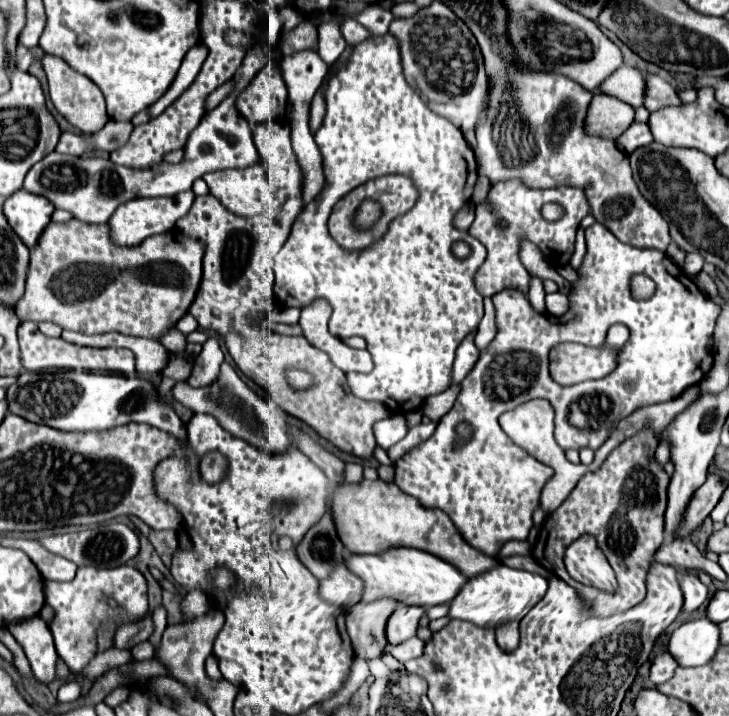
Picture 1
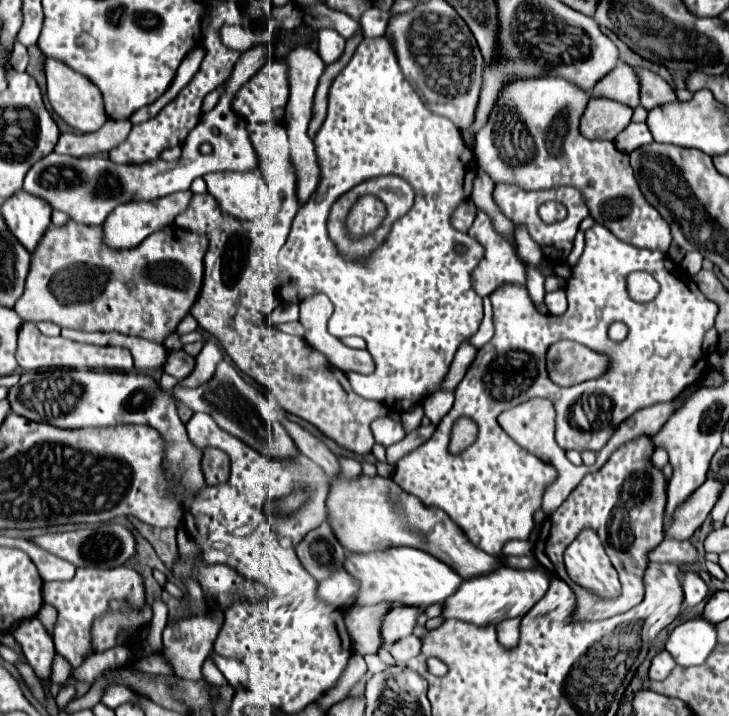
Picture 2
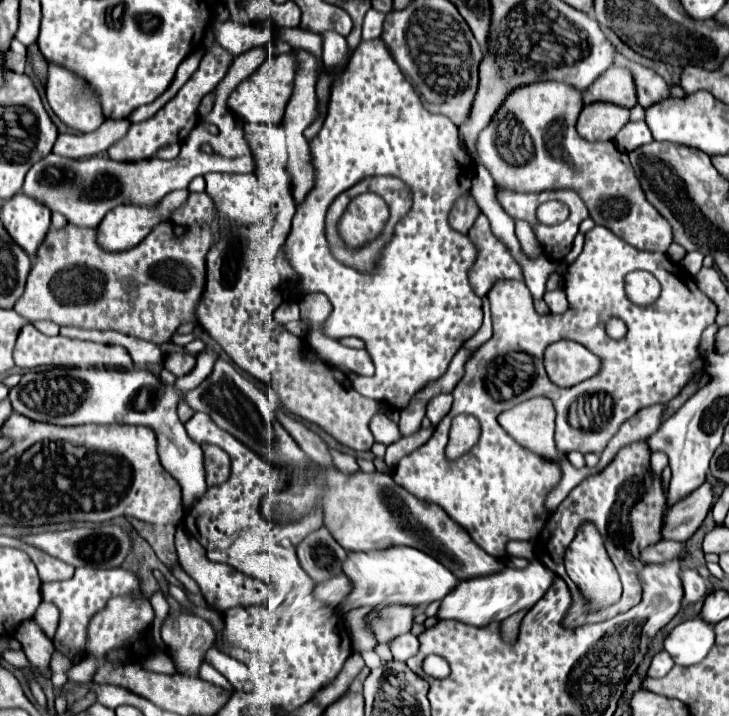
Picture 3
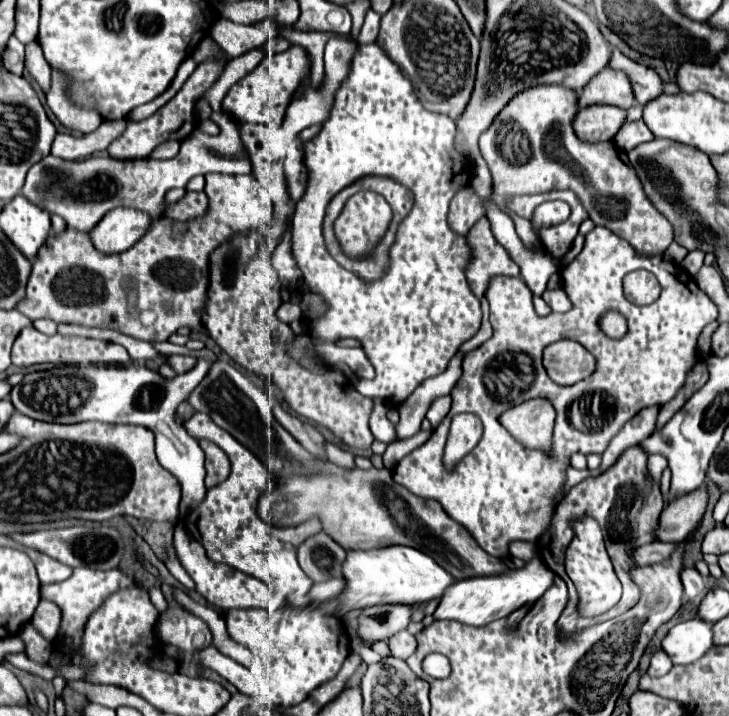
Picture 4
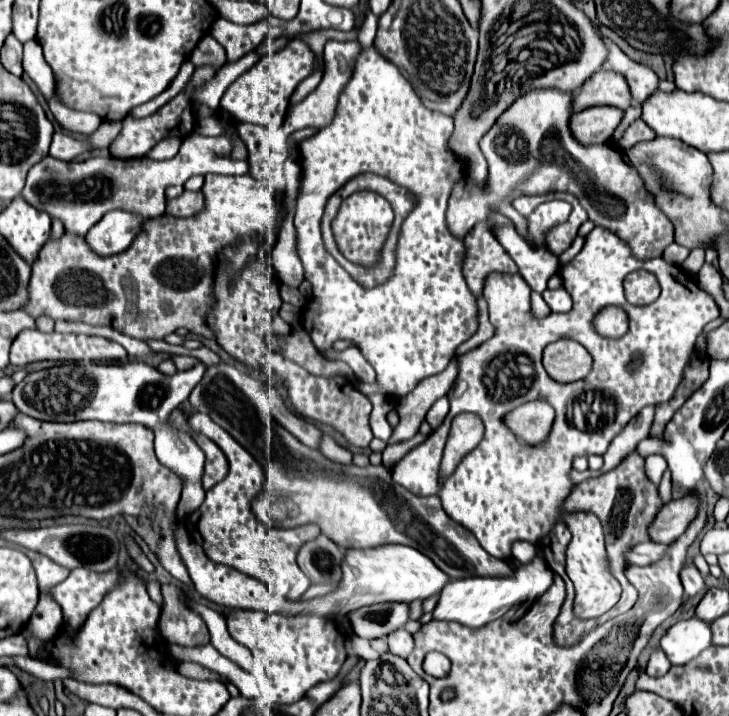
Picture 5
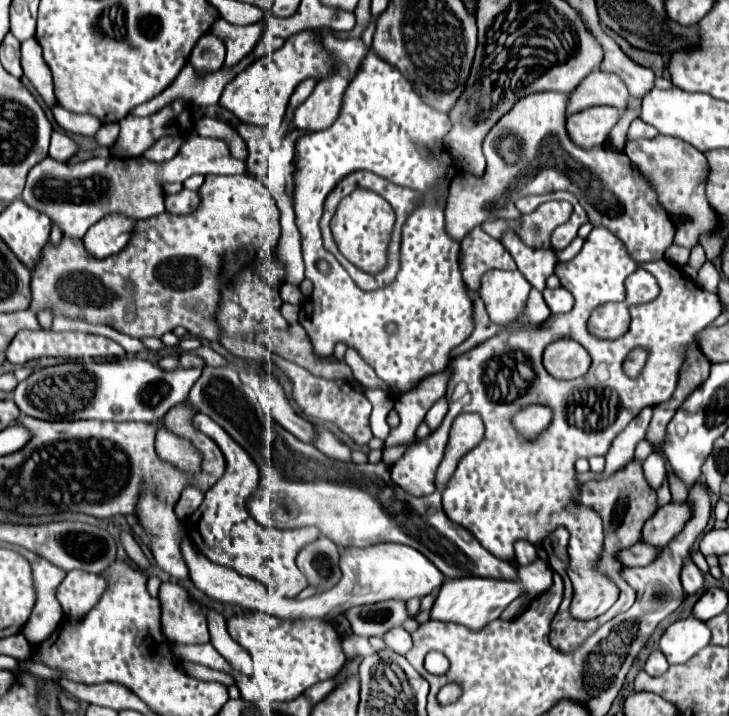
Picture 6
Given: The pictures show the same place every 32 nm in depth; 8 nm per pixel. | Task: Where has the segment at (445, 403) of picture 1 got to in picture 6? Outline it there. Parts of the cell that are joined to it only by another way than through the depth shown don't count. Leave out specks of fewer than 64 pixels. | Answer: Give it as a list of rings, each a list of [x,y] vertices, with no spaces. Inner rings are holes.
[[[442,398],[428,410],[424,422],[430,426],[430,430],[436,430],[440,426],[440,422],[444,420],[446,412],[448,412],[448,400]]]

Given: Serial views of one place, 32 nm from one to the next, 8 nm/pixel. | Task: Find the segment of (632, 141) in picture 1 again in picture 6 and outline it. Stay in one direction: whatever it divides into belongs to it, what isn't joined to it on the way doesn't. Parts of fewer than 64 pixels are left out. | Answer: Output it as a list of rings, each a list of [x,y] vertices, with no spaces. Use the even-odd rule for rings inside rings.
[[[636,118],[632,124],[630,124],[630,130],[628,130],[628,140],[640,140],[640,138],[654,138],[658,136],[656,130],[648,124],[644,124],[640,118]]]

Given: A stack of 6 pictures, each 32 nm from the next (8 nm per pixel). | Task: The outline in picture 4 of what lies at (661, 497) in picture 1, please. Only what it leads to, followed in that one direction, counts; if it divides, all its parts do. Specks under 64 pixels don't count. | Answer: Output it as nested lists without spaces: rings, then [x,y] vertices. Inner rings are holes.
[[[632,446],[626,448],[614,466],[610,466],[606,472],[598,474],[598,476],[590,476],[584,482],[580,482],[578,486],[574,486],[568,496],[558,504],[556,514],[552,516],[552,522],[548,526],[548,530],[536,540],[536,550],[538,556],[544,560],[544,564],[558,574],[564,582],[568,580],[568,608],[566,612],[560,616],[558,620],[558,628],[562,634],[574,634],[580,628],[588,628],[592,624],[604,622],[608,618],[614,618],[618,614],[624,614],[626,610],[630,610],[632,606],[636,606],[636,602],[640,600],[640,588],[634,584],[632,580],[632,570],[636,568],[636,562],[632,558],[634,550],[638,546],[650,544],[656,540],[656,530],[658,530],[658,522],[660,522],[660,514],[664,510],[664,496],[660,492],[660,484],[656,480],[652,480],[652,476],[648,474],[648,454],[642,450],[642,446]],[[584,516],[592,516],[604,534],[604,542],[606,542],[606,550],[608,556],[614,564],[614,570],[624,586],[624,594],[620,598],[620,602],[610,608],[608,612],[604,612],[602,616],[592,616],[592,618],[584,618],[578,612],[578,592],[572,584],[572,580],[566,576],[564,564],[562,564],[562,552],[568,548],[570,540],[574,538],[574,522],[584,518]]]

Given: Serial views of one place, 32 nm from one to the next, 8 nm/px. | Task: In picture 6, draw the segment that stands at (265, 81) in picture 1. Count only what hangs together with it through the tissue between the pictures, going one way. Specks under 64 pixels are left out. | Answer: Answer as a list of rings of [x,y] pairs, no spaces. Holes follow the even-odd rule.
[[[300,32],[296,36],[290,36],[282,50],[256,60],[248,70],[240,72],[238,78],[234,78],[224,90],[222,108],[230,110],[243,123],[256,124],[270,130],[283,126],[286,106],[296,86],[310,76],[318,76],[322,80],[330,72],[328,54],[324,52],[324,46],[316,44],[314,32]]]

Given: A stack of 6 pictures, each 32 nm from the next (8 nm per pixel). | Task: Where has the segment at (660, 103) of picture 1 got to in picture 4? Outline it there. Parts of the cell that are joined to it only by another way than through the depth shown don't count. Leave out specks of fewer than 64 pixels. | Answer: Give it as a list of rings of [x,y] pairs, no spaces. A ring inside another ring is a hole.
[[[614,48],[610,66],[628,72],[628,76],[632,80],[632,86],[634,86],[634,96],[636,96],[638,104],[646,106],[650,100],[654,100],[660,94],[664,94],[664,82],[652,68],[648,68],[644,64],[638,64],[638,62],[632,62],[630,58],[626,58],[616,48]]]

